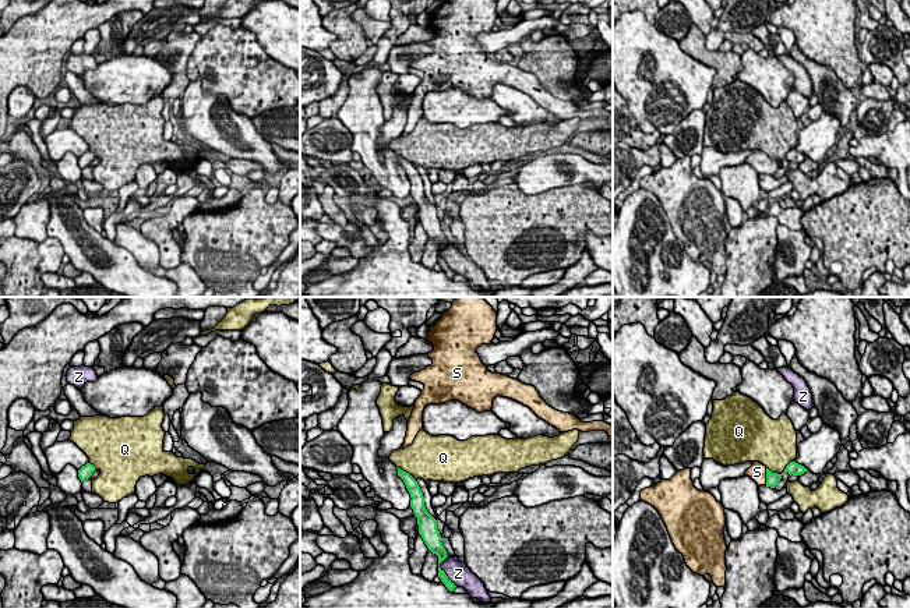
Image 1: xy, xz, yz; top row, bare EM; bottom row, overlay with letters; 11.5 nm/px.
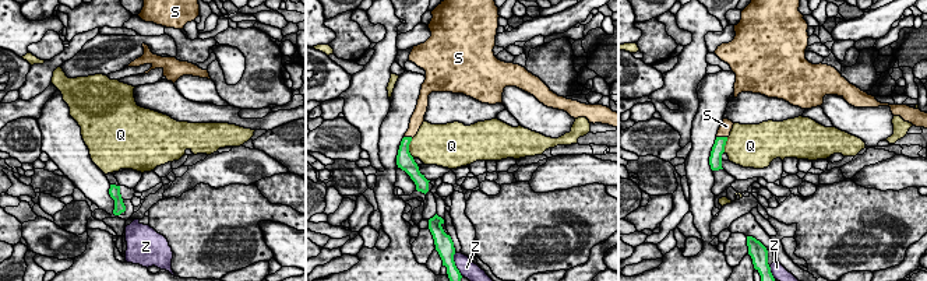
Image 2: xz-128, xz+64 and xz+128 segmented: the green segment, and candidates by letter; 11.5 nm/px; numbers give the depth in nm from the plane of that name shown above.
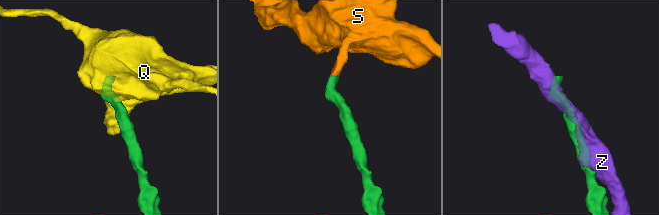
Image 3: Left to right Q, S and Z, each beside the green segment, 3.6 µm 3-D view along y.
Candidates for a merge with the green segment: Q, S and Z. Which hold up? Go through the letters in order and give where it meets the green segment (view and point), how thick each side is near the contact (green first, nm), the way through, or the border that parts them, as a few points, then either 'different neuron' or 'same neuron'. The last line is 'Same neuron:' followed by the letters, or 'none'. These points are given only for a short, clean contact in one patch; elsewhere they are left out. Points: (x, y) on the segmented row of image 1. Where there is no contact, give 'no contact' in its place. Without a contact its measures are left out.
Q: contact yz (779, 474); calibres 160 and 360 nm; different neuron
S: contact yz (766, 477); calibres 160 and 200 nm; same neuron
Z: contact xz (443, 571); calibres 140 and 240 nm; different neuron
Same neuron: S

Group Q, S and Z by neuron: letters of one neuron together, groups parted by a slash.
Q / S / Z

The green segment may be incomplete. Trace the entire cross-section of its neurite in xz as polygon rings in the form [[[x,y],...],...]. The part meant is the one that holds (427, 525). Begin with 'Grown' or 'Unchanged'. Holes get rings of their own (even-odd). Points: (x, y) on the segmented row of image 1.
Unchanged. [[[398,469],[398,476],[403,480],[409,494],[410,494],[410,508],[417,517],[419,534],[422,535],[428,551],[438,556],[438,577],[445,584],[449,591],[456,587],[440,568],[440,563],[448,556],[447,551],[441,542],[441,535],[437,529],[437,520],[427,512],[424,506],[424,496],[417,484],[417,481],[406,471]]]

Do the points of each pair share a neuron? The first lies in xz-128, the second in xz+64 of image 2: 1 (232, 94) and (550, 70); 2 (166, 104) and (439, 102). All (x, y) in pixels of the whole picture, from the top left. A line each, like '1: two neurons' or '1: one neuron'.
1: one neuron
2: one neuron

